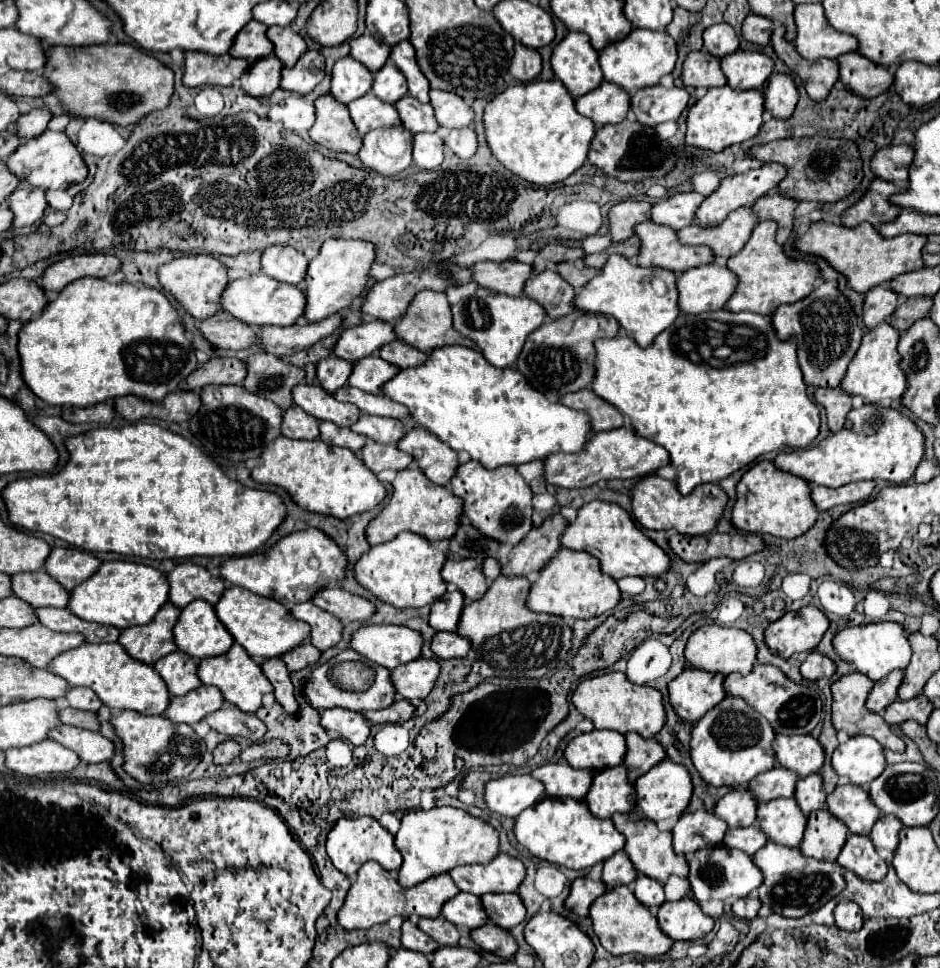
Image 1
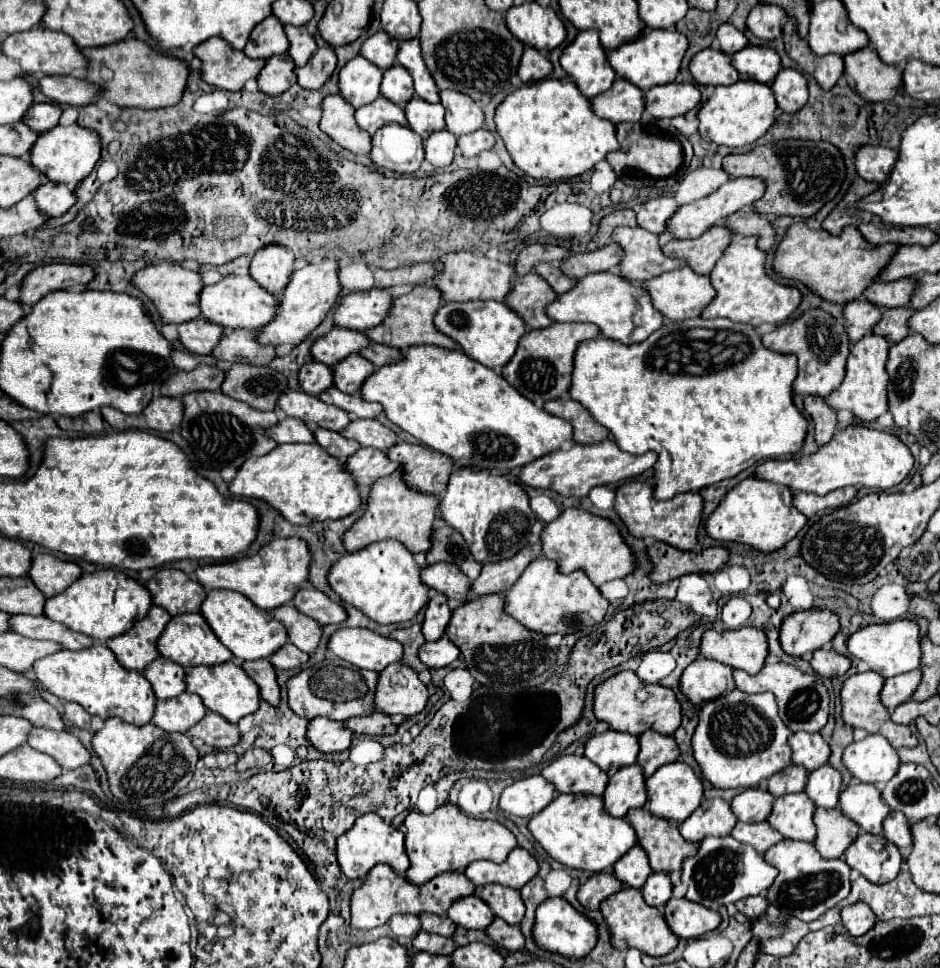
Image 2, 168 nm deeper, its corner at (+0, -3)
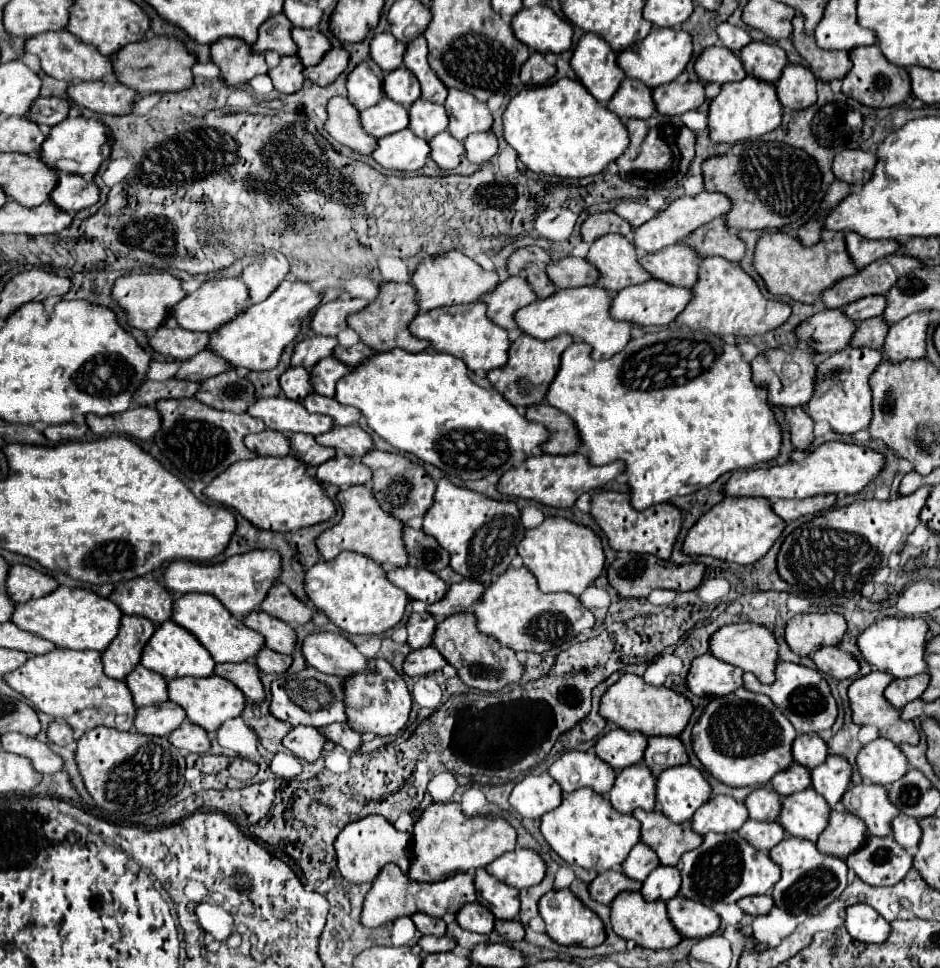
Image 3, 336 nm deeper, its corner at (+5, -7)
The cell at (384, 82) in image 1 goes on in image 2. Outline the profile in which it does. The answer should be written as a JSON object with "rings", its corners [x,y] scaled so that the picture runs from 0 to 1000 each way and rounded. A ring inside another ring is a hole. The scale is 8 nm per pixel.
{"rings":[[[420,64],[414,72],[410,72],[405,97],[424,110],[431,110],[439,101],[441,97],[439,81],[424,64]]]}

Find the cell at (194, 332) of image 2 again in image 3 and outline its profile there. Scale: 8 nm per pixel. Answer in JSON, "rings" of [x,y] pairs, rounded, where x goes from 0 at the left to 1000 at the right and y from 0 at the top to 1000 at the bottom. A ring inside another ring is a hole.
{"rings":[[[170,337],[164,347],[160,347],[160,357],[174,368],[183,368],[185,372],[202,372],[219,360],[223,353],[223,345],[196,341],[191,337]]]}

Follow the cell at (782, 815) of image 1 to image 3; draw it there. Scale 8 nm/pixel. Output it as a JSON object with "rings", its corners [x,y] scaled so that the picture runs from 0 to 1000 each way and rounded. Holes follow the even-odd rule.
{"rings":[[[857,814],[832,824],[832,839],[828,849],[836,862],[868,870],[872,860],[879,855],[881,841],[883,835],[877,824],[870,822],[864,814]]]}

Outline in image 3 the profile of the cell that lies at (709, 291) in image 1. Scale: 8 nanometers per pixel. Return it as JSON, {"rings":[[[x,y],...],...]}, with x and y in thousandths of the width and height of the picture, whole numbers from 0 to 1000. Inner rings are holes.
{"rings":[[[691,287],[689,291],[668,295],[662,302],[657,302],[651,310],[649,324],[655,331],[668,331],[668,333],[674,333],[681,337],[711,337],[713,333],[719,331],[719,326],[726,322],[726,318],[730,318],[732,312],[734,312],[732,298],[721,298],[721,295],[709,293],[704,289]]]}

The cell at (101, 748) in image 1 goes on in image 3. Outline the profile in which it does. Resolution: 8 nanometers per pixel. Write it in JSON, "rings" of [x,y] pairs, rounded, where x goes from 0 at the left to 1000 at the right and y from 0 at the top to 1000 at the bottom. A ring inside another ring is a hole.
{"rings":[[[9,756],[2,760],[2,773],[13,779],[21,779],[34,785],[36,793],[43,800],[60,800],[68,795],[68,785],[53,775],[51,769],[43,767],[40,762],[23,760],[19,756]]]}

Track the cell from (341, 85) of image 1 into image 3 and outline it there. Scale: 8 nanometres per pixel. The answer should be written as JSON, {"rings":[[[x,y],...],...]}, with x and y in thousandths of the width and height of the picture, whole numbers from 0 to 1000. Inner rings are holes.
{"rings":[[[387,62],[385,66],[381,66],[370,76],[368,83],[372,107],[379,110],[381,114],[389,114],[402,107],[409,101],[406,83],[409,83],[409,74],[396,62]]]}

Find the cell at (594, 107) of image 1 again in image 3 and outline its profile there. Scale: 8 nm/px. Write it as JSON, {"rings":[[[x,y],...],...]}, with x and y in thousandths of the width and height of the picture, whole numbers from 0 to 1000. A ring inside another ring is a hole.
{"rings":[[[664,81],[655,97],[645,107],[649,116],[653,116],[660,124],[668,122],[691,122],[696,118],[694,95],[679,83]]]}

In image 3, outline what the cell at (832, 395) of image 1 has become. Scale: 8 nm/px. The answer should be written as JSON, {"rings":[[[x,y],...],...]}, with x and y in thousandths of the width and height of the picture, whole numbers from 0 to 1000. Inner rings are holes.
{"rings":[[[853,419],[836,421],[836,434],[840,438],[845,463],[860,465],[866,457],[866,434],[862,434],[862,430],[857,430],[857,424]]]}

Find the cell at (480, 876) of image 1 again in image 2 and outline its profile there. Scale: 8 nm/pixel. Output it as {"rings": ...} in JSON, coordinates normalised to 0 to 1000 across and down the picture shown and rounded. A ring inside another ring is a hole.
{"rings":[[[546,876],[541,886],[535,893],[527,890],[503,890],[497,895],[495,903],[503,909],[505,915],[512,913],[535,913],[548,919],[556,917],[563,909],[567,909],[573,901],[573,893],[569,884],[565,884],[559,876]]]}

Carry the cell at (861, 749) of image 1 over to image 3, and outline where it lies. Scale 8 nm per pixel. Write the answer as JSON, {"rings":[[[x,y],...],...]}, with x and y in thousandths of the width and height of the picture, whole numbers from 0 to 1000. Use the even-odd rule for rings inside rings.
{"rings":[[[932,762],[915,773],[911,791],[919,806],[936,812],[947,812],[964,800],[966,785],[953,769],[943,762]]]}

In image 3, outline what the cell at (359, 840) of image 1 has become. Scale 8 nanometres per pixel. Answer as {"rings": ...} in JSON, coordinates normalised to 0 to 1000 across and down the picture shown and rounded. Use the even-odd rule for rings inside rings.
{"rings":[[[389,843],[385,847],[379,847],[370,851],[362,864],[357,866],[357,884],[360,884],[360,899],[366,909],[377,911],[377,913],[387,913],[396,911],[404,897],[409,893],[423,893],[428,901],[434,901],[436,897],[436,860],[423,860],[411,845],[406,843]]]}

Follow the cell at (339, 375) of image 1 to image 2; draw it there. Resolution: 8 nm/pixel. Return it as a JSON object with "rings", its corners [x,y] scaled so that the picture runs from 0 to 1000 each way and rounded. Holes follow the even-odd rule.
{"rings":[[[327,374],[318,382],[318,397],[322,405],[337,409],[344,401],[352,399],[352,380],[339,374]]]}

